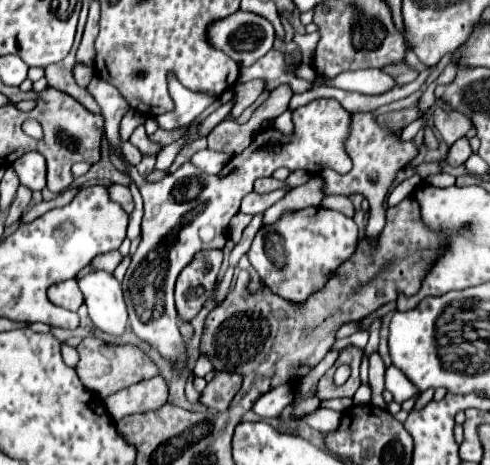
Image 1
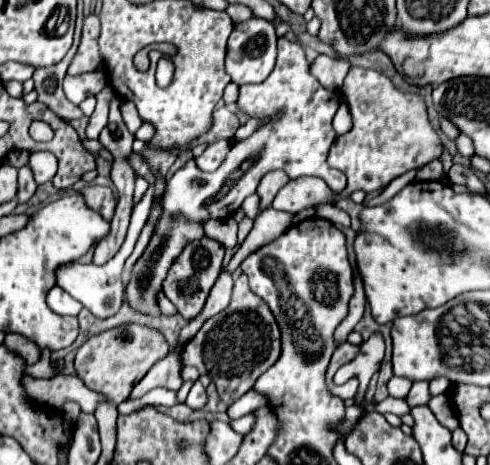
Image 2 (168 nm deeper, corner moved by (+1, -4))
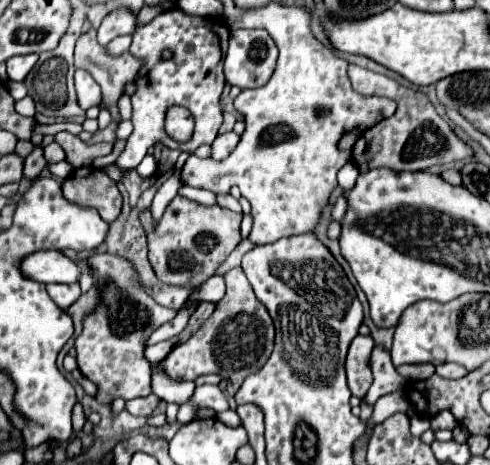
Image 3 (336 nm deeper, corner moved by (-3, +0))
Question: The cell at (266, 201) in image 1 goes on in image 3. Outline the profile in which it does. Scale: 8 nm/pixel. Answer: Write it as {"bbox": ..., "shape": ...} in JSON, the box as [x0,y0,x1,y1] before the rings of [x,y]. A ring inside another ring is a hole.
{"bbox":[348,65,474,171],"shape":[[[350,65],[348,77],[352,81],[352,89],[362,95],[380,95],[394,99],[398,103],[398,109],[392,117],[380,121],[372,129],[364,131],[360,139],[354,145],[352,159],[358,165],[360,171],[368,171],[372,167],[388,167],[394,171],[424,171],[430,167],[440,167],[444,163],[460,161],[466,157],[472,157],[474,151],[468,143],[464,143],[450,125],[436,113],[428,97],[420,91],[412,91],[408,87],[398,85],[394,79],[372,73],[364,67]]]}

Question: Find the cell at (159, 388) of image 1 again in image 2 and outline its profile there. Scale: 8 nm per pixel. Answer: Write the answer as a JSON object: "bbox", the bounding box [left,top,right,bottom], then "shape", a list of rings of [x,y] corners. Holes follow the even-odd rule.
{"bbox":[130,353,182,399],"shape":[[[168,353],[162,363],[156,363],[156,367],[152,367],[152,371],[148,371],[148,375],[140,383],[136,383],[136,387],[130,393],[130,399],[140,399],[156,387],[178,391],[180,385],[182,385],[182,377],[178,367],[178,355]]]}

